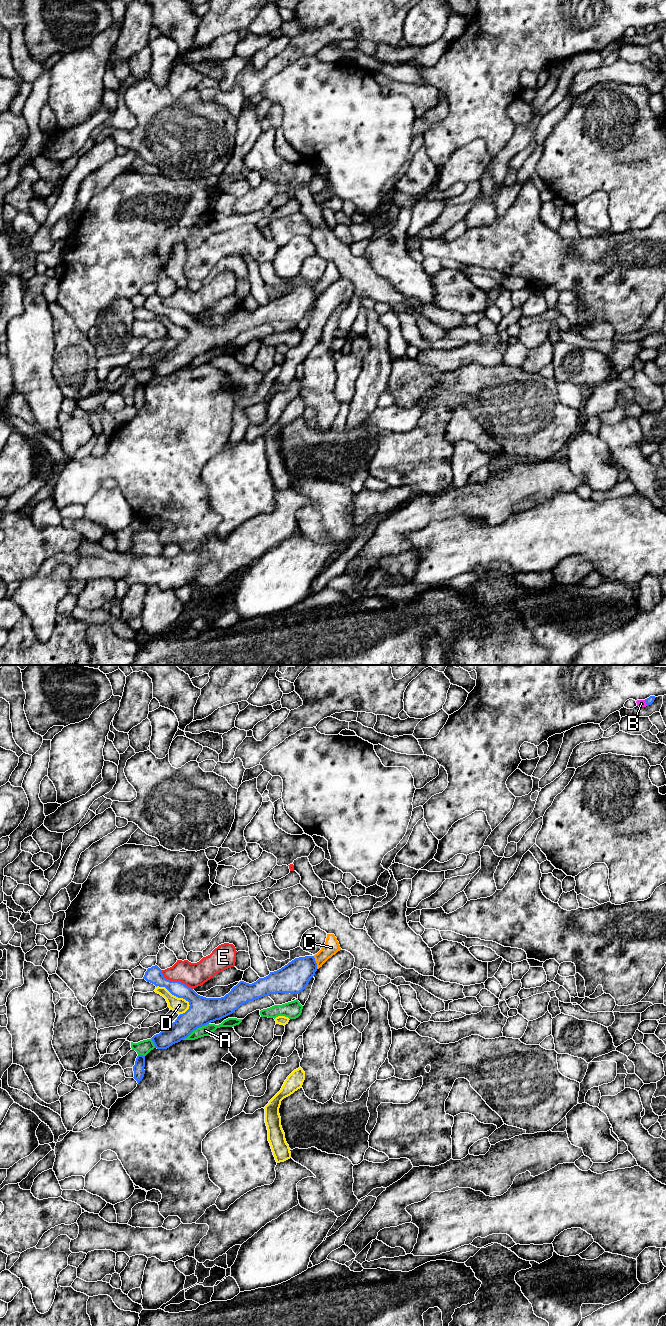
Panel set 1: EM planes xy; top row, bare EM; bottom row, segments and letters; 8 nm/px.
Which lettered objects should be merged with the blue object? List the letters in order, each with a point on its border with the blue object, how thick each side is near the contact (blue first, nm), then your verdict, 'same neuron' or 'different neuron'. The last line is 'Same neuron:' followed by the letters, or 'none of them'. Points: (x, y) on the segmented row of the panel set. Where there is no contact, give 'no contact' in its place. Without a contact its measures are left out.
A: contact xy (195, 1029); calibres 220 and 80 nm; different neuron
B: contact xy (646, 703); calibres 60 and 60 nm; different neuron
C: contact xy (315, 962); calibres 240 and 120 nm; different neuron
D: contact xy (175, 995); calibres 220 and 120 nm; different neuron
E: contact xy (175, 981); calibres 130 and 190 nm; different neuron
Same neuron: none of them

